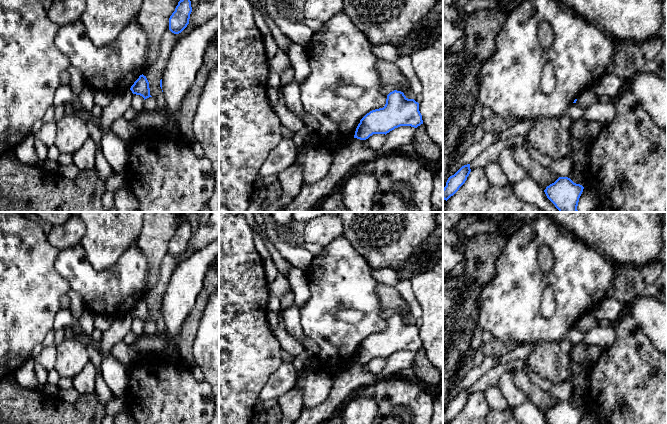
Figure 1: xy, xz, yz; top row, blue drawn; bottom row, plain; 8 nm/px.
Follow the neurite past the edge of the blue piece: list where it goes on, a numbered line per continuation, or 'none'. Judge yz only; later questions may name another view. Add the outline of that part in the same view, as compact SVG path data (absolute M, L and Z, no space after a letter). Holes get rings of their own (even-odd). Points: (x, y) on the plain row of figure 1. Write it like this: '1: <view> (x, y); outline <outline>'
none

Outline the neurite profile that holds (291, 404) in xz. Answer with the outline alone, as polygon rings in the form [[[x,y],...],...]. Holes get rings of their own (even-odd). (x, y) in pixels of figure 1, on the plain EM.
[[[297,382],[293,389],[278,398],[278,405],[283,416],[278,424],[293,424],[303,410],[302,396]]]

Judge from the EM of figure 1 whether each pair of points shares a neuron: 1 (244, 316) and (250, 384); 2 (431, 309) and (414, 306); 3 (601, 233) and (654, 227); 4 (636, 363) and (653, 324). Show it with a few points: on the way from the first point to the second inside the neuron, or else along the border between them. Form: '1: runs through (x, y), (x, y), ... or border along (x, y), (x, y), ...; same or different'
1: runs through (244, 333), (244, 367); same
2: border along (411, 286), (412, 292), (421, 308), (421, 317); different
3: runs through (614, 227), (641, 227); same
4: border along (633, 317), (639, 328), (656, 349); different

